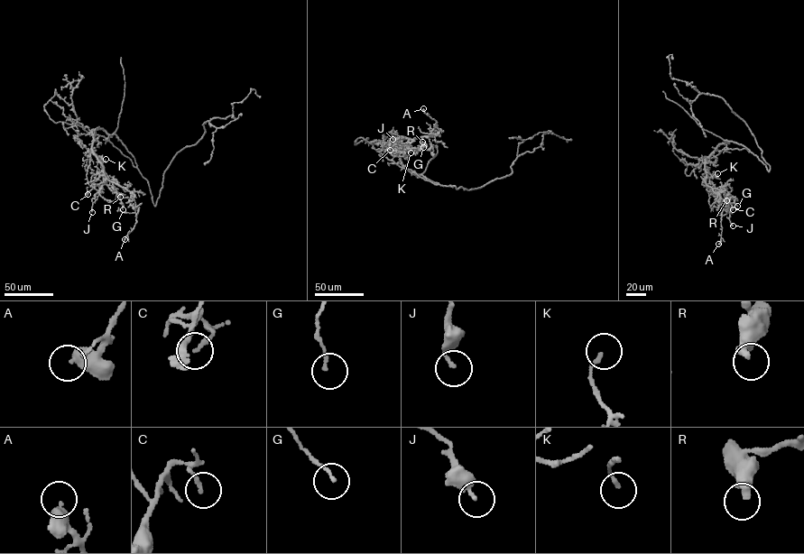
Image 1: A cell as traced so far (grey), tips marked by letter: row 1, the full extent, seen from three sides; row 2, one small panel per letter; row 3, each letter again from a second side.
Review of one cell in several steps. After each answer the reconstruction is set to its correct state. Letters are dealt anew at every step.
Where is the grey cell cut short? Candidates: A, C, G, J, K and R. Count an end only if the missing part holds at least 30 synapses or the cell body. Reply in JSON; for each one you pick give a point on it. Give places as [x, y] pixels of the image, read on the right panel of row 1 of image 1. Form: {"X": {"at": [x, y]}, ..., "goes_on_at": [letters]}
{"goes_on_at": []}

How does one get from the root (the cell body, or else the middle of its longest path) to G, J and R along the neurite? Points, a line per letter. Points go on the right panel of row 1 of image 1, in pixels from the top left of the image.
G: (756, 155), (743, 145), (725, 141), (706, 161), (706, 184), (735, 198), (734, 202), (737, 206)
J: (756, 155), (743, 145), (725, 141), (706, 161), (706, 184), (720, 189), (728, 197), (729, 218), (733, 226)
R: (756, 155), (743, 145), (725, 141), (706, 160), (706, 184), (729, 196), (730, 194), (726, 200)

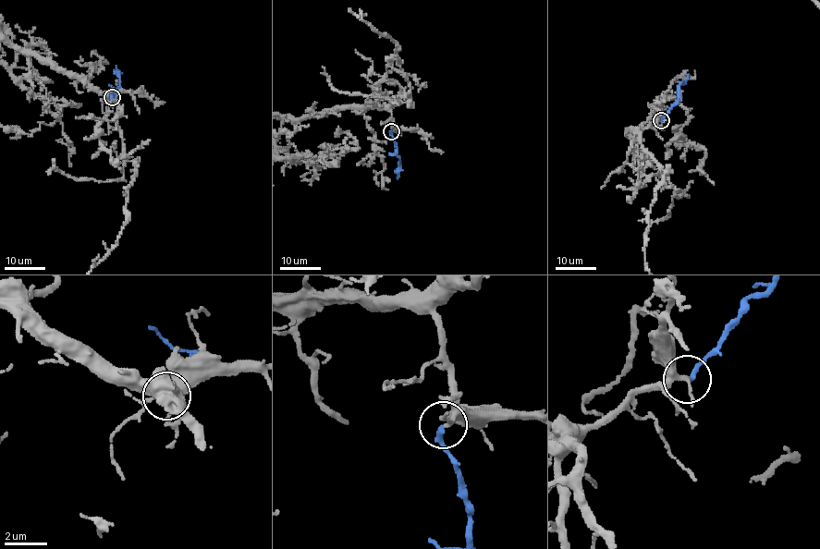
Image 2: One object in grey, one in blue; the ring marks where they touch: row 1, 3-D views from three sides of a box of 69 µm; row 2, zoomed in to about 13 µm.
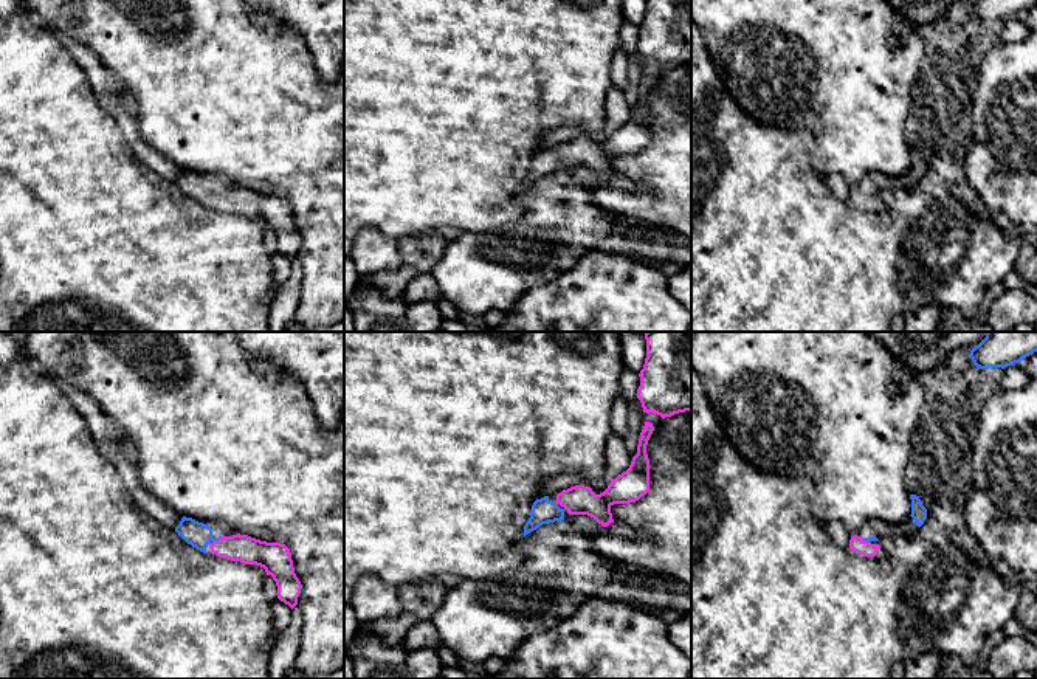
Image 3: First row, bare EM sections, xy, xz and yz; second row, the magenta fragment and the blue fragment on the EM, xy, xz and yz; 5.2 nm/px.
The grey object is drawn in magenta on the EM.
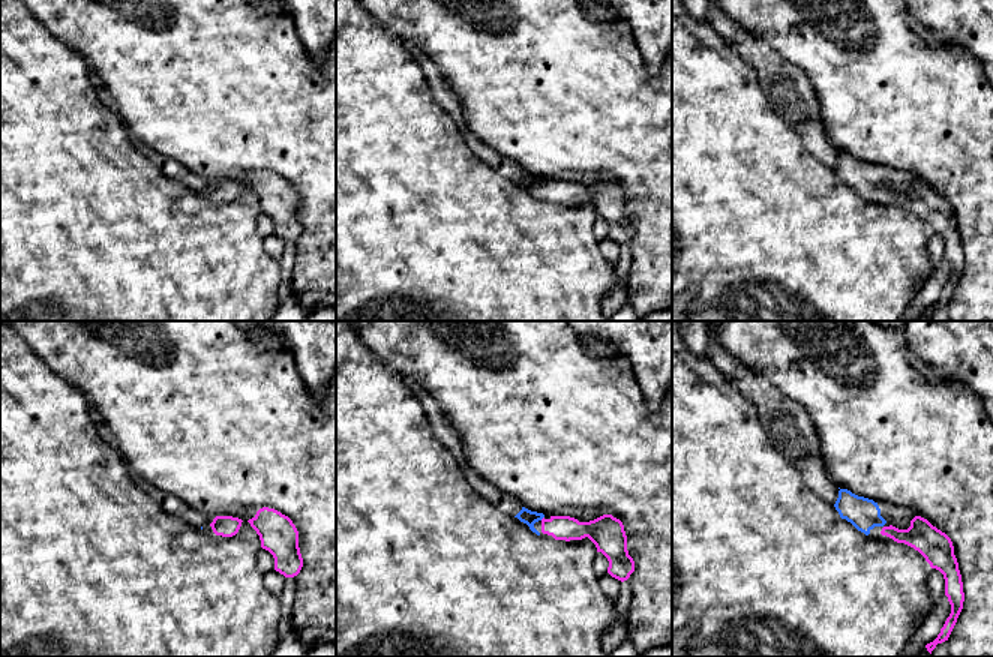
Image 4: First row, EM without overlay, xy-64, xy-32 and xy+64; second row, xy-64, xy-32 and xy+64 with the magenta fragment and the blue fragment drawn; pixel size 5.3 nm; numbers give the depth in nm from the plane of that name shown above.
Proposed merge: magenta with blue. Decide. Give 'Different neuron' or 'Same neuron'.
Same neuron

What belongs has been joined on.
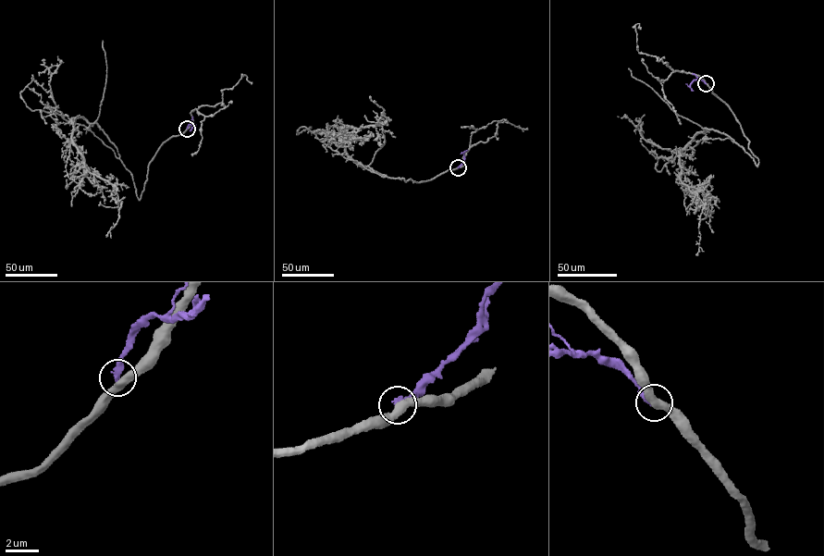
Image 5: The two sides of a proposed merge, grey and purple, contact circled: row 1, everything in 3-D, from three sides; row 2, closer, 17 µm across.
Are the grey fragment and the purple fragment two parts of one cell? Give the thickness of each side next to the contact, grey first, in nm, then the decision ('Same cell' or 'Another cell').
Thickness 440 nm (grey) against 320 nm. Another cell

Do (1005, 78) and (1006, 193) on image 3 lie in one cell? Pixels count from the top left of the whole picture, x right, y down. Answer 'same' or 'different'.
same

